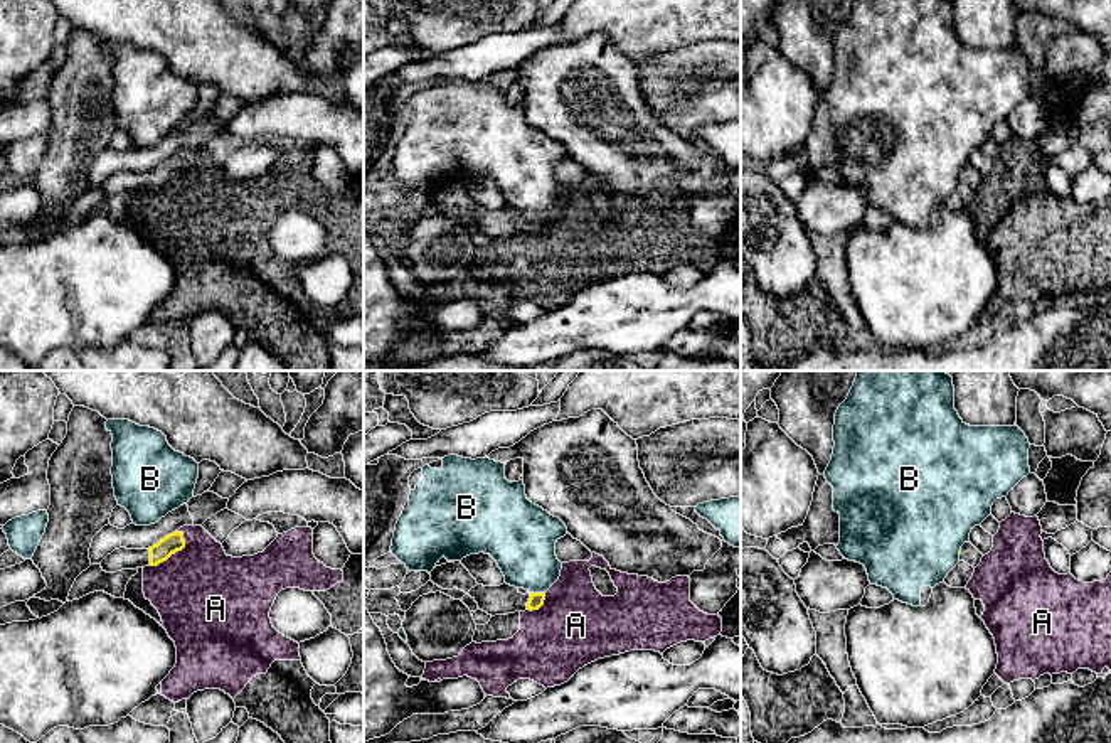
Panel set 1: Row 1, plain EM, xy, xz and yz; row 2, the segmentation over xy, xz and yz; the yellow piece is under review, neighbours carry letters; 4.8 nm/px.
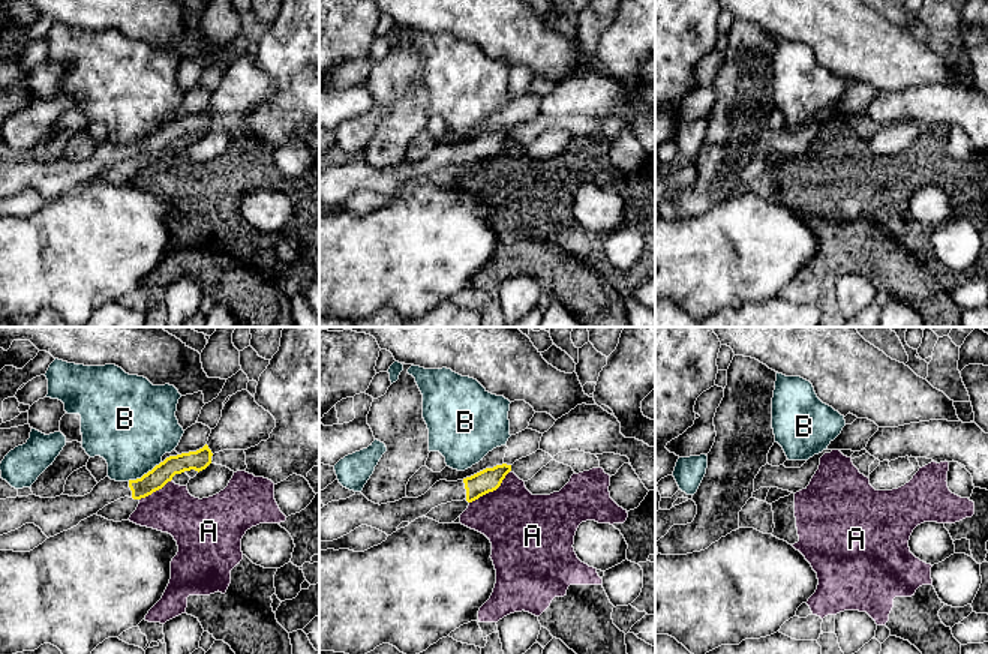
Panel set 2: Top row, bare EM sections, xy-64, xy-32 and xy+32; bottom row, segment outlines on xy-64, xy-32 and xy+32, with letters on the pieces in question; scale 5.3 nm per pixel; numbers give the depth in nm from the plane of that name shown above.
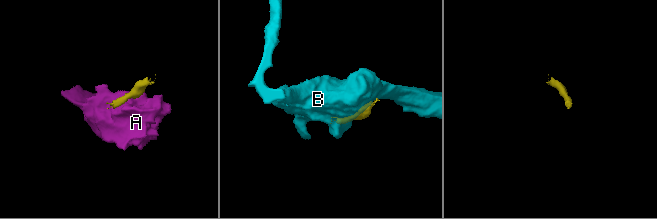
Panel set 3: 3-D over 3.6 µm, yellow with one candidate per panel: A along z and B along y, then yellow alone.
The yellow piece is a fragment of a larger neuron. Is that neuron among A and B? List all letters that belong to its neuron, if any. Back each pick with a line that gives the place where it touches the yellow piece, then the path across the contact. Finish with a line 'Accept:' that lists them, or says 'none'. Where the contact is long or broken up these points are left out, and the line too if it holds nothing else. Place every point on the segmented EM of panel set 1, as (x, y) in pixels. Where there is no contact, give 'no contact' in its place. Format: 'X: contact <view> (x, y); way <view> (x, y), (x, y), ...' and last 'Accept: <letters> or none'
Accept: none

